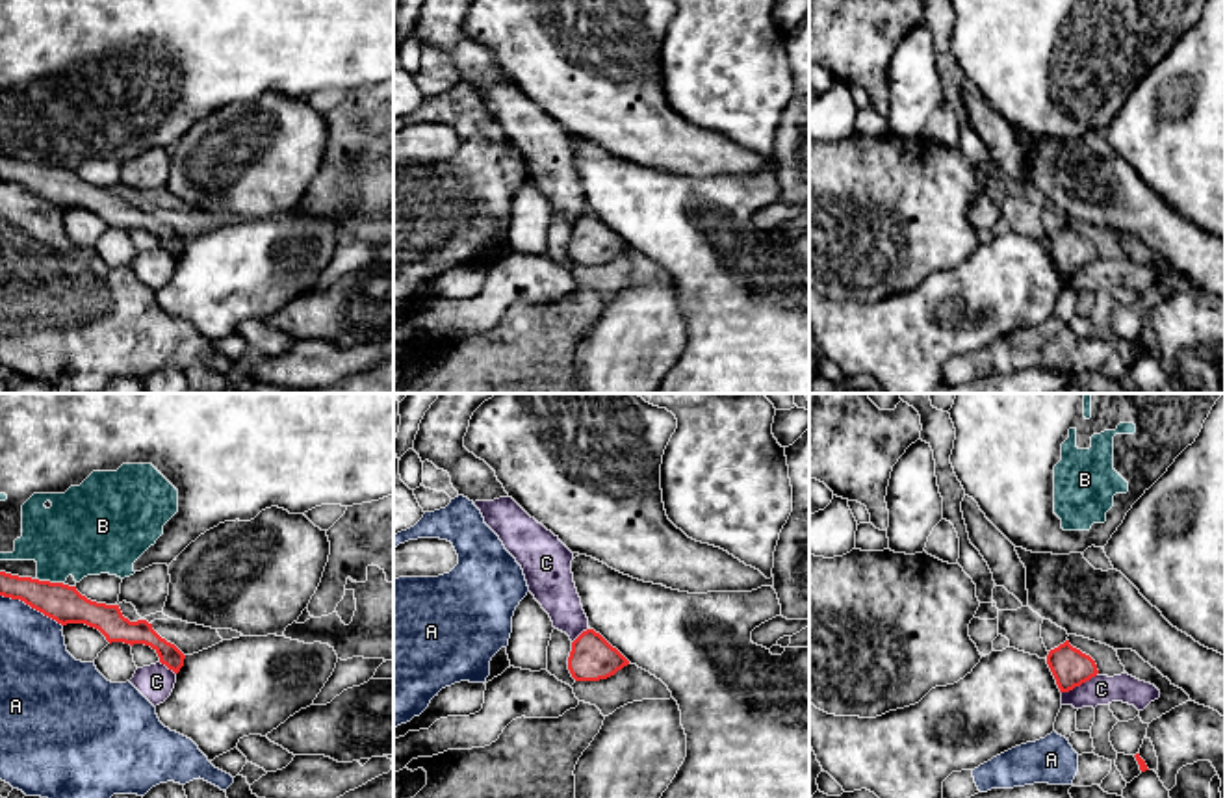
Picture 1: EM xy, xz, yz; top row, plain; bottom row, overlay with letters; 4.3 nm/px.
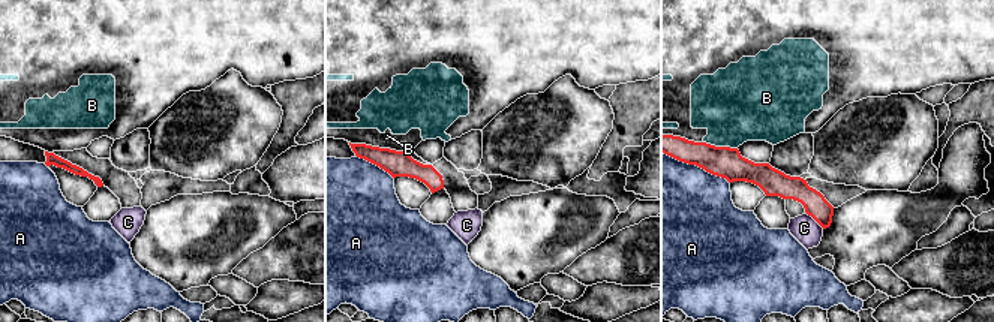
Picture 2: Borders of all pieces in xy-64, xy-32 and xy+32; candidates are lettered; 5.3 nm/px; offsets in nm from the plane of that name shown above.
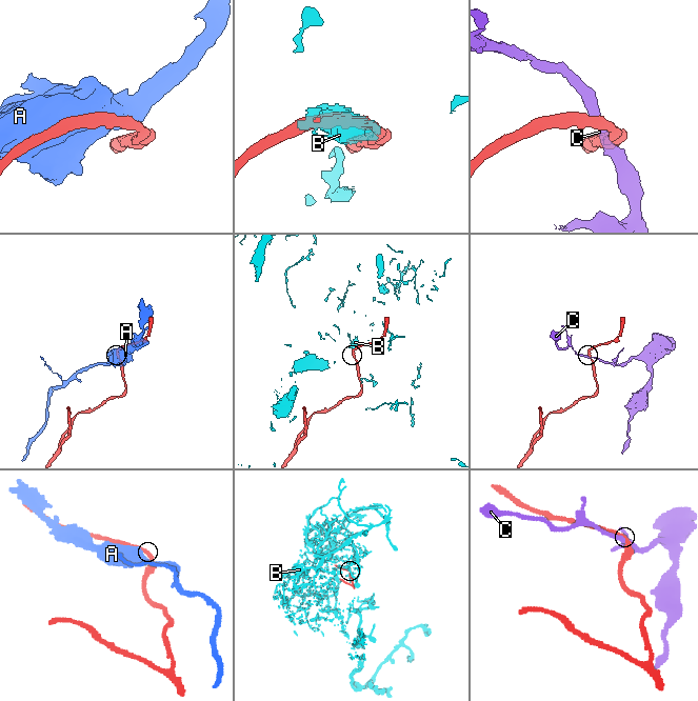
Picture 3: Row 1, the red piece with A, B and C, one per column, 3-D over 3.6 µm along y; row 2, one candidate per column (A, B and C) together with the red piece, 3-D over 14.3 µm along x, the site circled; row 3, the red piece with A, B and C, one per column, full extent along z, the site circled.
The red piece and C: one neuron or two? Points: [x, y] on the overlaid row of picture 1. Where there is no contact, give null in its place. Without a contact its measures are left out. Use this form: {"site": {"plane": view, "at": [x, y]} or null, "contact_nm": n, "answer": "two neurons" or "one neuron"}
{"site": {"plane": "yz", "at": [1079, 685]}, "contact_nm": 180, "answer": "two neurons"}

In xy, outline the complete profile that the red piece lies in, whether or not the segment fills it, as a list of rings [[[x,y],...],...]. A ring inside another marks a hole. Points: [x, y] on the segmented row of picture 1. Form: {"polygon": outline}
{"polygon": [[[0,572],[0,596],[20,599],[32,609],[56,620],[61,625],[85,624],[98,629],[106,640],[150,646],[160,663],[174,674],[184,666],[186,655],[161,638],[147,620],[130,622],[119,605],[97,603],[82,596],[76,586],[39,581]]]}

